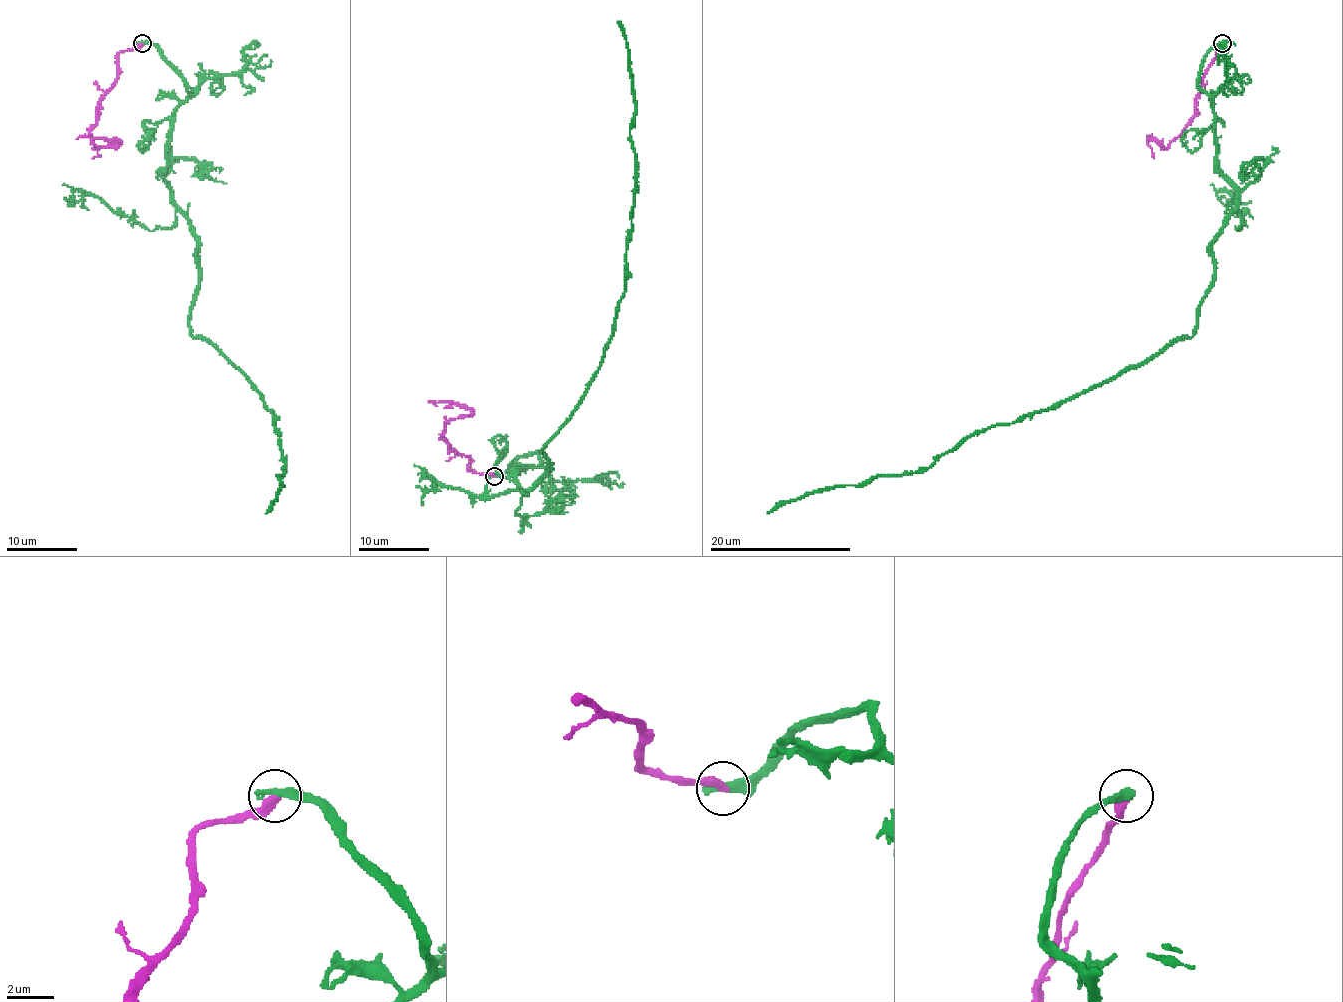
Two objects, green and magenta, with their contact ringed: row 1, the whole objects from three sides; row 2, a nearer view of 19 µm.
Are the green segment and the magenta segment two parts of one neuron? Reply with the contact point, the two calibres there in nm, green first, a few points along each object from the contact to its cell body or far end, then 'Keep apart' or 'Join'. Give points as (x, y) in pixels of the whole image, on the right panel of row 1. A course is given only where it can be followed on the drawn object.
Place: (1222, 43). Thickness 440 nm (green) against 400 nm. Course of green: (1222, 43), (1198, 82), (1235, 208), (1212, 245), (1196, 331), (975, 430), (928, 467), (825, 487), (767, 513). Course of magenta: (1222, 43), (1205, 73), (1196, 102), (1196, 116), (1168, 148), (1148, 139), (1154, 158). Keep apart

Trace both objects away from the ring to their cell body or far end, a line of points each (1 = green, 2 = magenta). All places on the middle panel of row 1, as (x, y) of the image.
1: (495, 476), (536, 452), (516, 482), (550, 468), (541, 450), (598, 369), (624, 291), (636, 167), (617, 21)
2: (493, 476), (474, 473), (442, 436), (449, 422), (470, 411), (444, 408)

